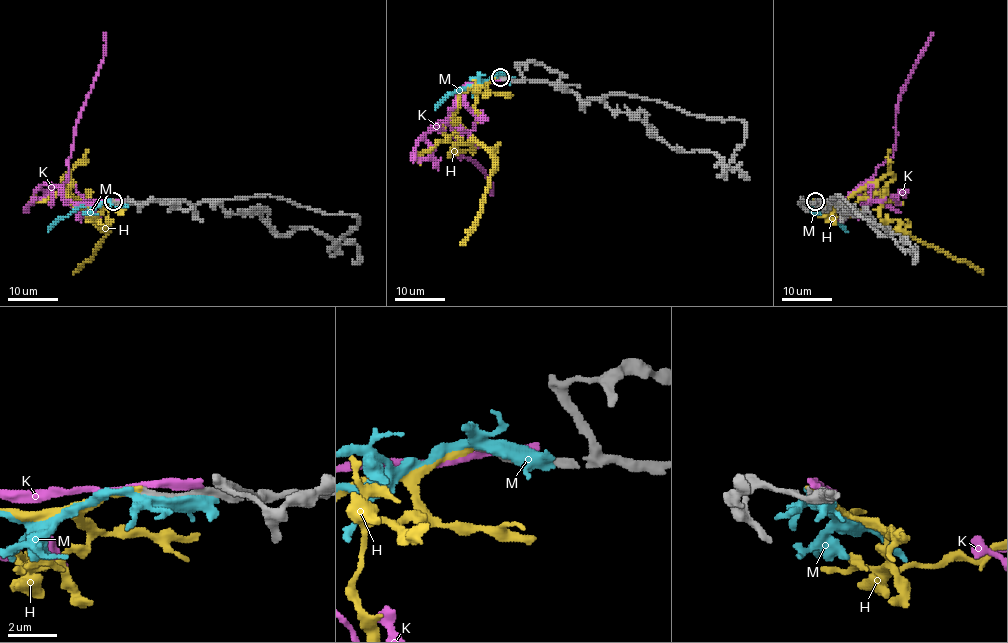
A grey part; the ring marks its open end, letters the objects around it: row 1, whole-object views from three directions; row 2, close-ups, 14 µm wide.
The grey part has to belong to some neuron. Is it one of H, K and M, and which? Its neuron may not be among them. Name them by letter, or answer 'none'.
H

